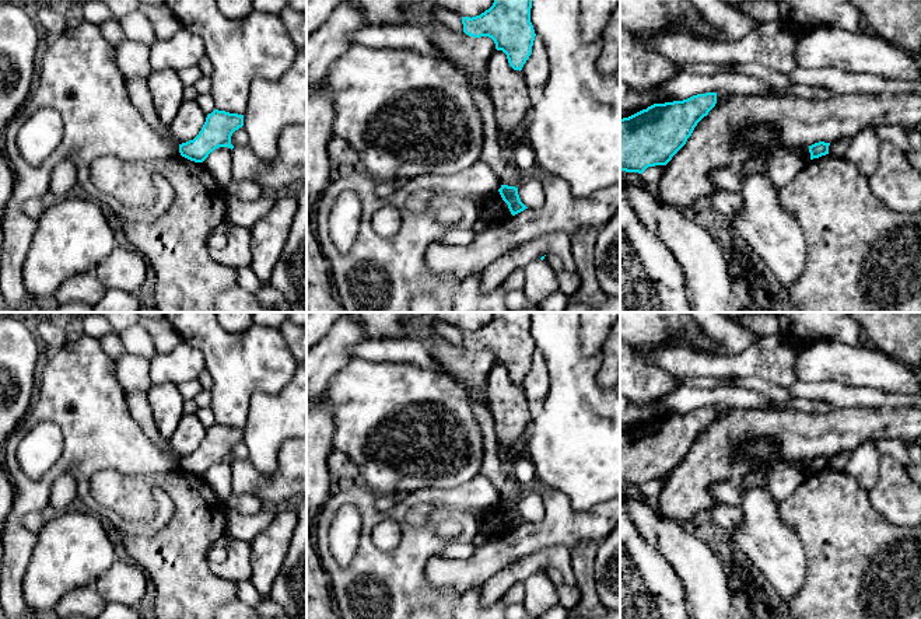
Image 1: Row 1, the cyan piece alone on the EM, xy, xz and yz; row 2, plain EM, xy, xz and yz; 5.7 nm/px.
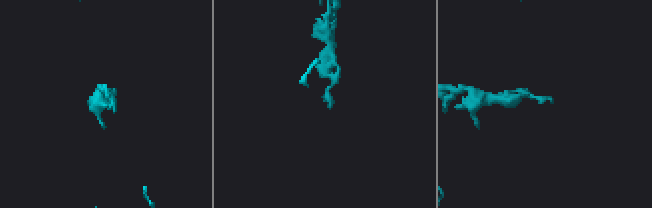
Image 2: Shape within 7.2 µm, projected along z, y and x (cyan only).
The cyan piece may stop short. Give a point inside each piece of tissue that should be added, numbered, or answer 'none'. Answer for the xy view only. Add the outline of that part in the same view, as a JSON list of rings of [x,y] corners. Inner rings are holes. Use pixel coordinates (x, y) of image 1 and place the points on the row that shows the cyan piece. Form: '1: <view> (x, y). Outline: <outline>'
none

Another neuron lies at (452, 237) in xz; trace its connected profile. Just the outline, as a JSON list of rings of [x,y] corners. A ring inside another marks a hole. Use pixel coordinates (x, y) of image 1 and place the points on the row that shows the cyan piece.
[[[458,227],[445,228],[442,237],[437,241],[445,246],[467,246],[476,238],[473,230],[463,230]]]

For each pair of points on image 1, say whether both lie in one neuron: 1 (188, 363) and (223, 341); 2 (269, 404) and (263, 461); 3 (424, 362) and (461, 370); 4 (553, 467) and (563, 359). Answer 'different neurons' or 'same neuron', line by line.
1: different neurons
2: same neuron
3: different neurons
4: same neuron

